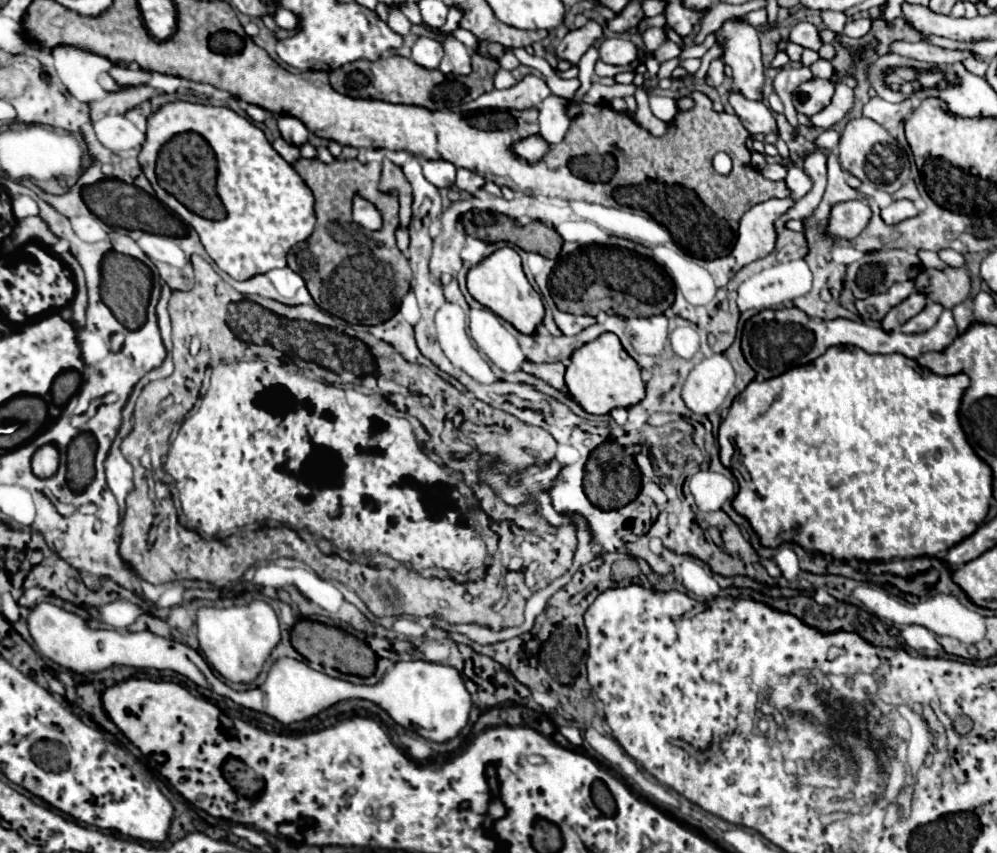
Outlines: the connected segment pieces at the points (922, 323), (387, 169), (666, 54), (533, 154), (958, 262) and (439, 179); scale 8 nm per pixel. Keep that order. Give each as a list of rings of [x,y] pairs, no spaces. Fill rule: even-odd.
[[[929,300],[927,306],[917,316],[913,316],[905,324],[901,324],[899,330],[905,332],[905,334],[915,334],[917,330],[927,330],[929,326],[933,326],[937,322],[937,318],[941,316],[941,312],[943,312],[943,306]]]
[[[383,160],[383,172],[381,172],[381,182],[379,182],[379,190],[381,192],[389,192],[389,190],[397,190],[401,196],[401,226],[407,228],[409,220],[411,220],[411,204],[413,204],[413,188],[409,184],[409,180],[405,178],[403,170],[399,166],[395,166],[391,160]]]
[[[665,40],[665,44],[661,44],[661,48],[659,48],[659,50],[655,50],[655,58],[657,58],[659,62],[665,62],[665,60],[679,58],[679,56],[681,56],[681,52],[683,52],[683,50],[681,50],[675,42]]]
[[[533,136],[533,138],[525,138],[525,140],[517,142],[517,146],[513,146],[513,148],[515,148],[515,154],[519,154],[521,158],[525,158],[529,162],[537,162],[547,152],[549,144],[541,136]]]
[[[945,248],[945,250],[939,250],[939,258],[941,258],[941,260],[945,262],[945,264],[949,264],[949,266],[963,266],[963,264],[965,264],[963,256],[961,256],[959,252],[951,250],[951,248]]]
[[[423,160],[423,174],[437,188],[445,188],[455,182],[455,166],[445,160]]]

